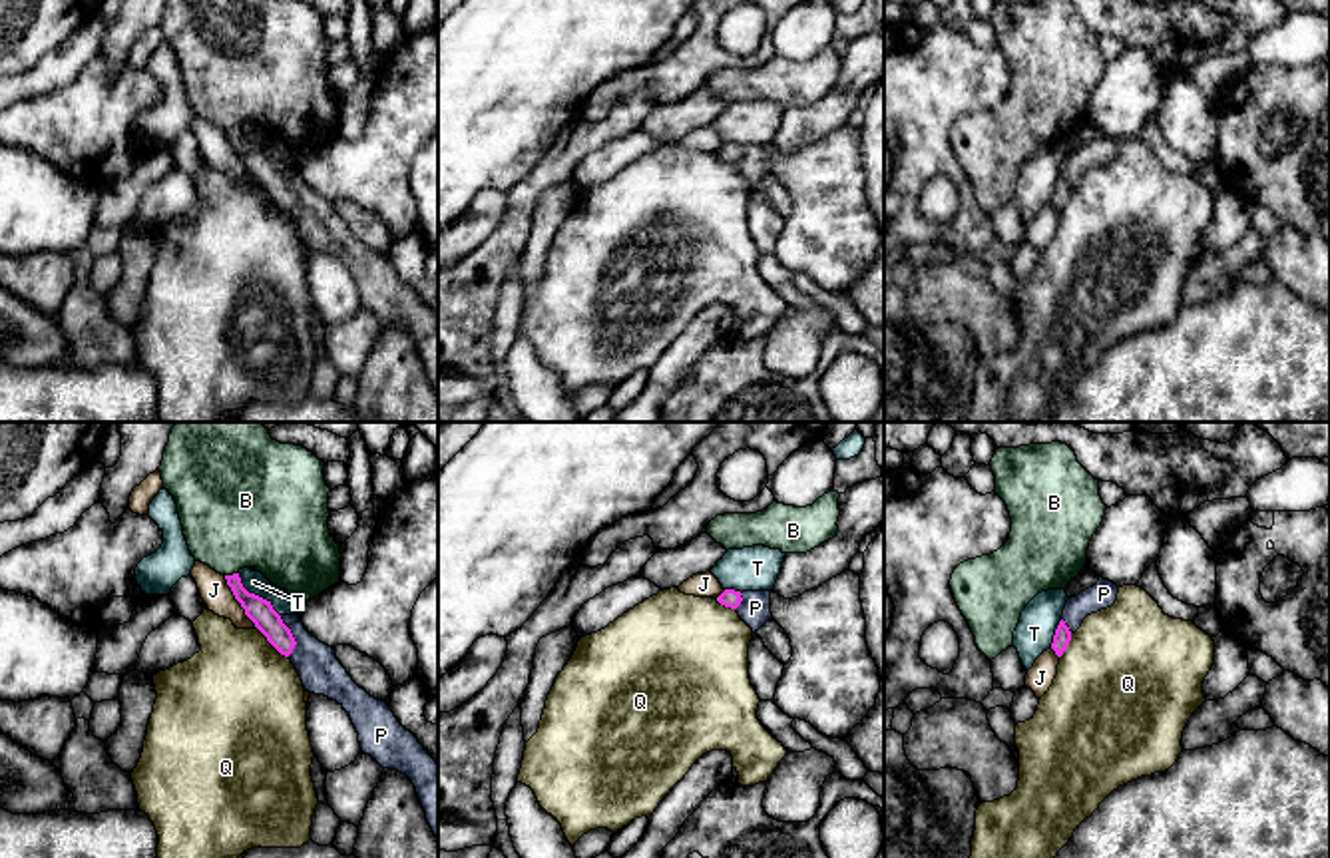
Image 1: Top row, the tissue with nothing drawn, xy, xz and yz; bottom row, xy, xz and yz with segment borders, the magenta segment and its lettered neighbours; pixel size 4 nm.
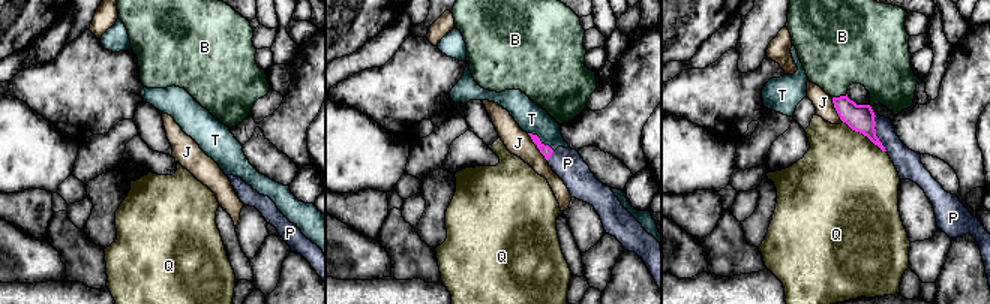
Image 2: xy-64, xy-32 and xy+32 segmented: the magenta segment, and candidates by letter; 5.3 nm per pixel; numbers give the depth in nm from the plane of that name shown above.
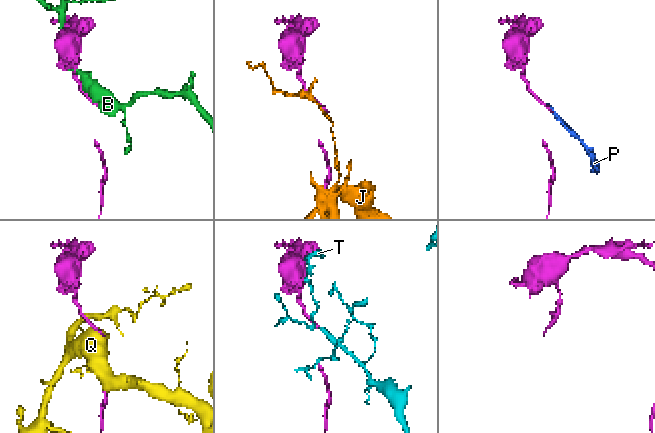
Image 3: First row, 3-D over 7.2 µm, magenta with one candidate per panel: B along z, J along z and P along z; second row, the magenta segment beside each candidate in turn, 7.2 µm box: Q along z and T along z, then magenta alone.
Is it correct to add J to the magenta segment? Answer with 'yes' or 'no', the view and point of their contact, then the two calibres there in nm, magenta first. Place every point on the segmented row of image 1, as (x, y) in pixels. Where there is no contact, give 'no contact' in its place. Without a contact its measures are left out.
no; contact xy (237, 600); calibres 100 and 120 nm

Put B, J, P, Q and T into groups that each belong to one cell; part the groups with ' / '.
B / J / P / Q / T

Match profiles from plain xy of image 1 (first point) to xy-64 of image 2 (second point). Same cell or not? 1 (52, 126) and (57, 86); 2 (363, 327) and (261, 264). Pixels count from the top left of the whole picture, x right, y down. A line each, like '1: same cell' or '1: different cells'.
1: same cell
2: same cell

